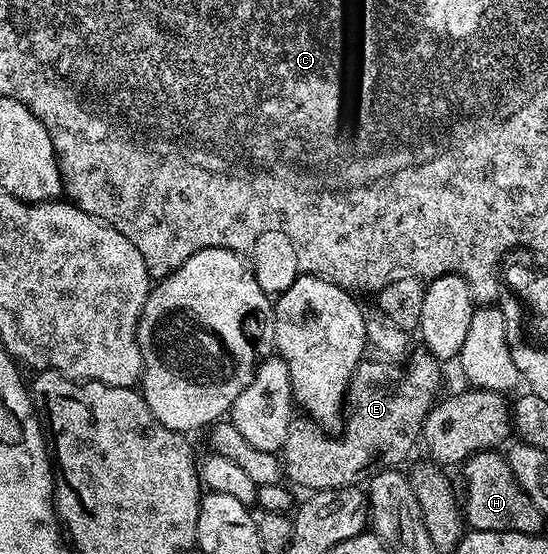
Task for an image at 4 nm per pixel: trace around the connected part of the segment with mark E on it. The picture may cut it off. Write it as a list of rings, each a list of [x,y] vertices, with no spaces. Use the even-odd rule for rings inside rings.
[[[422,348],[415,349],[405,364],[377,361],[363,360],[354,369],[346,392],[346,431],[339,438],[329,438],[329,433],[313,420],[290,423],[286,442],[280,449],[280,461],[285,477],[291,478],[289,481],[295,487],[303,486],[306,492],[353,487],[361,483],[361,478],[369,479],[379,470],[401,467],[414,445],[419,445],[422,423],[444,390],[443,367],[439,359]]]

